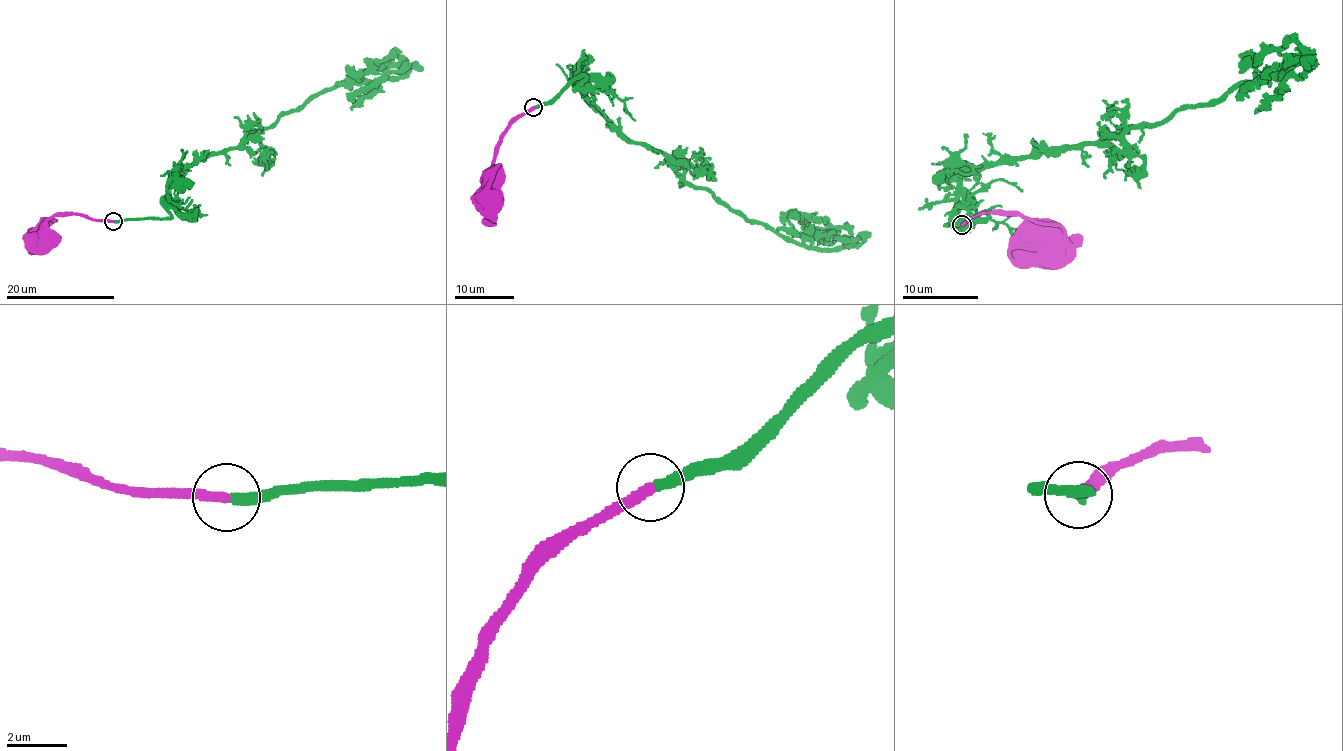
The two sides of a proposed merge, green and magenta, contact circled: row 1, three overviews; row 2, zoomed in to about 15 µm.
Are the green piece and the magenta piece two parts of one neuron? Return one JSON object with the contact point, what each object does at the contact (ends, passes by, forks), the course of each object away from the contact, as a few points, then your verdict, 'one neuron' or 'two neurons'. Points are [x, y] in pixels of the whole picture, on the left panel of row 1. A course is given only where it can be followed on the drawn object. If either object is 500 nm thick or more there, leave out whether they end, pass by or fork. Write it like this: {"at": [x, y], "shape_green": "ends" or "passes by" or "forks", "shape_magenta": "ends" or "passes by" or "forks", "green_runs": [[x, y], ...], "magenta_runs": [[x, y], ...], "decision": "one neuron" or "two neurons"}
{"at": [113, 221], "shape_green": "ends", "shape_magenta": "ends", "green_runs": [[113, 221], [170, 217], [175, 178], [200, 158], [240, 148], [341, 83], [395, 80], [405, 66], [348, 99]], "magenta_runs": [[113, 221], [58, 213], [29, 236], [33, 241]], "decision": "one neuron"}

